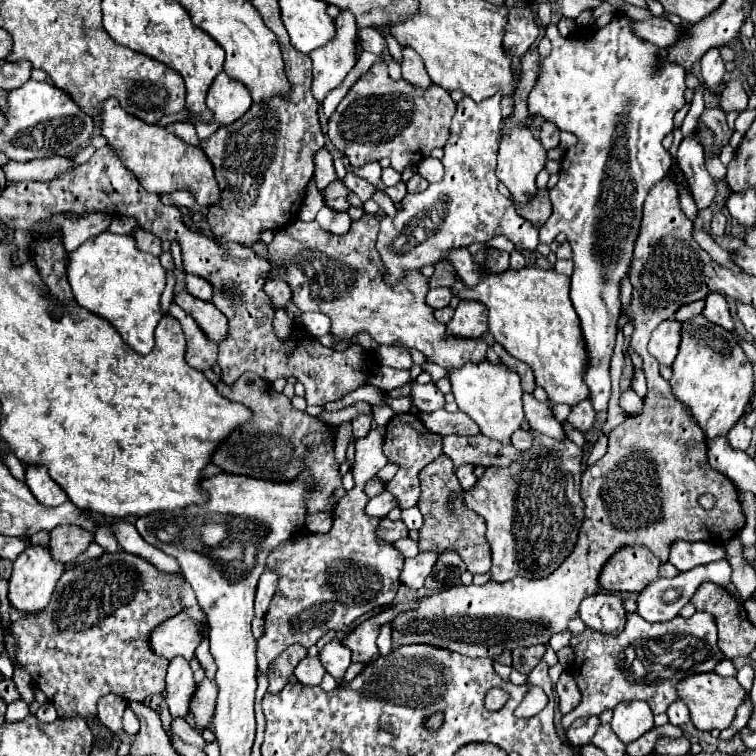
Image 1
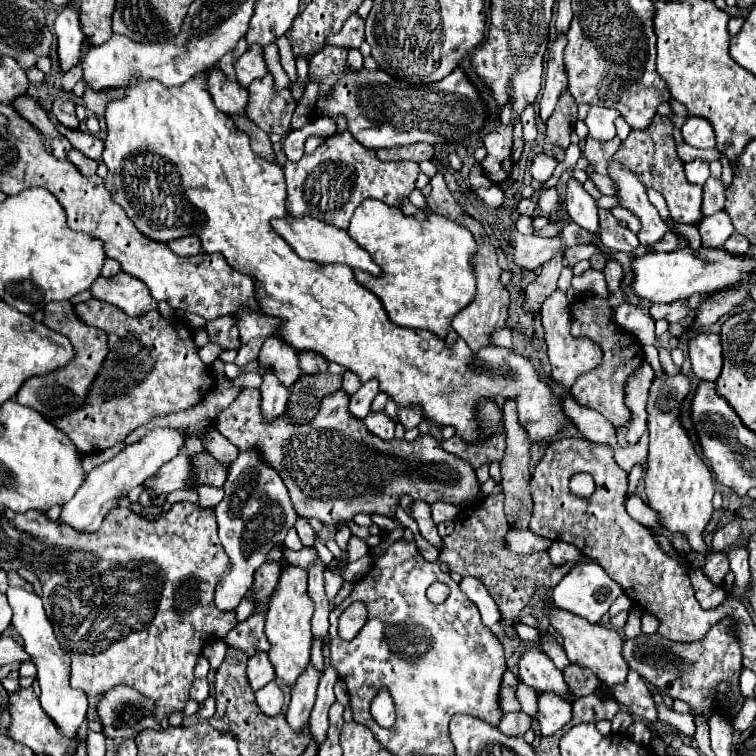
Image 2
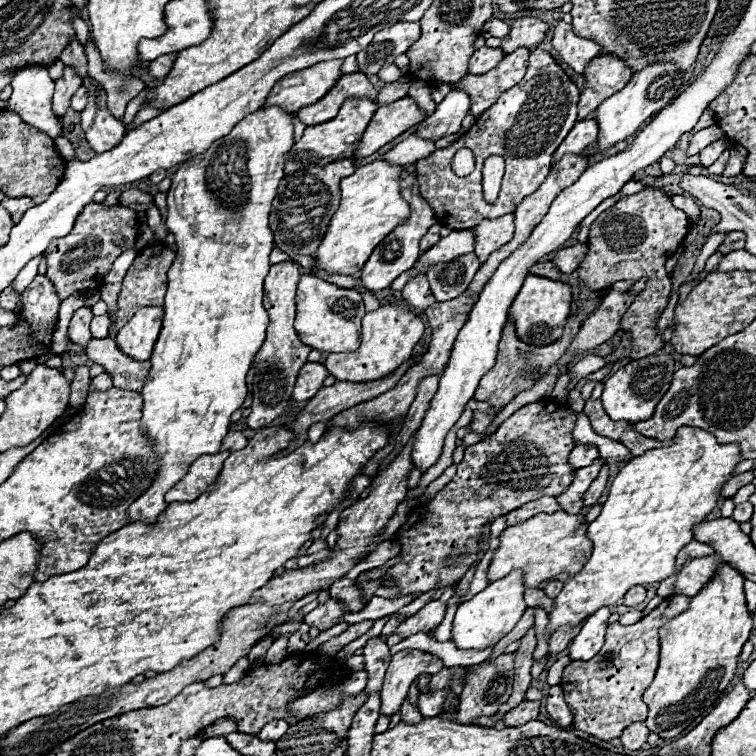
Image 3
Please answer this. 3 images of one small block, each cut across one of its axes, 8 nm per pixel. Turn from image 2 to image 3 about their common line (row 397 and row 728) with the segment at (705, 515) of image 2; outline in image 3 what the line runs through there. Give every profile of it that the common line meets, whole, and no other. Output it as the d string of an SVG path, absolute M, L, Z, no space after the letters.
M724 562L718 566L708 584L690 600L690 606L660 628L660 664L654 682L644 692L644 702L650 710L644 724L650 728L650 732L656 732L660 738L674 738L722 696L736 672L738 654L742 652L750 630L752 614L748 612L744 600L744 576Z

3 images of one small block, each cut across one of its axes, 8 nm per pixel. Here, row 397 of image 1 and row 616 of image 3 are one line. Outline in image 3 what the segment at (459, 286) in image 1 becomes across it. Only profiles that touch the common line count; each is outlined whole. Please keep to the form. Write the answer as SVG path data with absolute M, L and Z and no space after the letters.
M696 426L678 428L674 438L676 444L672 448L648 450L646 454L632 458L614 478L600 516L590 522L586 530L586 536L594 544L592 556L576 576L568 578L562 592L554 598L552 612L548 614L550 622L546 626L548 636L562 626L578 626L602 606L614 606L628 588L662 582L676 572L676 554L692 540L692 524L706 518L716 506L722 484L730 480L734 466L740 462L740 450L736 444L718 444L714 434Z

